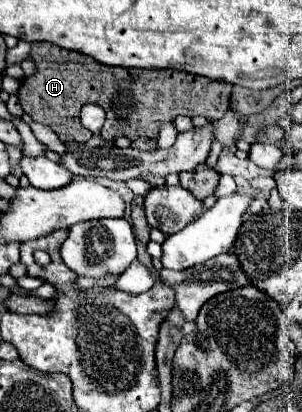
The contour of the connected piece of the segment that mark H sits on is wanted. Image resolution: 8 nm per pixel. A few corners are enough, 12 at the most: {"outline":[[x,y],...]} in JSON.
{"outline":[[51,42],[19,102],[63,142],[79,112],[105,140],[157,138],[183,116],[223,118],[231,84],[177,70],[105,66]]}

